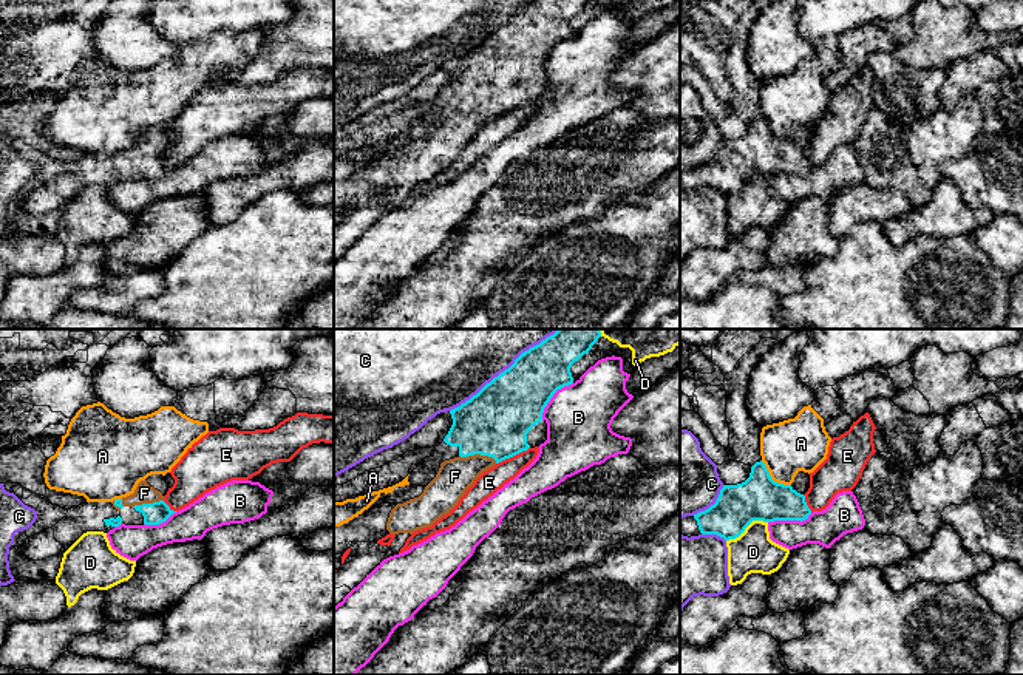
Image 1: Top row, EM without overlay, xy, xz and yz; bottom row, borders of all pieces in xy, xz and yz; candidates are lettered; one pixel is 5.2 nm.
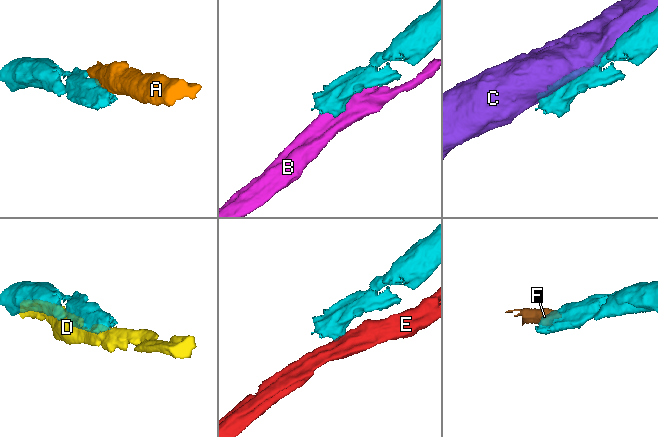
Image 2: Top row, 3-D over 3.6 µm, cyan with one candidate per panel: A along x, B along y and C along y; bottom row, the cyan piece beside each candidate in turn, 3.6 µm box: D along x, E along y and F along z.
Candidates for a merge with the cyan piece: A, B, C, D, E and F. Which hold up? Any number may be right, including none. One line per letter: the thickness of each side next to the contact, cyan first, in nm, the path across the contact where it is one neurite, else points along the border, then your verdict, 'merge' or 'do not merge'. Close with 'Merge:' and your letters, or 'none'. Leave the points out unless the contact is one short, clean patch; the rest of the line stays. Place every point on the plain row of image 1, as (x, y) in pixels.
A: 240 nm thick on the cyan side, 280 nm on the other; do not merge
B: 320 nm thick on the cyan side, 340 nm on the other; do not merge
C: 360 nm thick on the cyan side, 320 nm on the other; do not merge
D: 240 nm thick on the cyan side, 220 nm on the other; do not merge
E: 360 nm thick on the cyan side, 120 nm on the other; border along xz (529, 101), (496, 118); do not merge
F: 360 nm thick on the cyan side, 190 nm on the other; runs through xz (495, 76), (487, 84), (478, 107), (455, 130); merge
Merge: F

